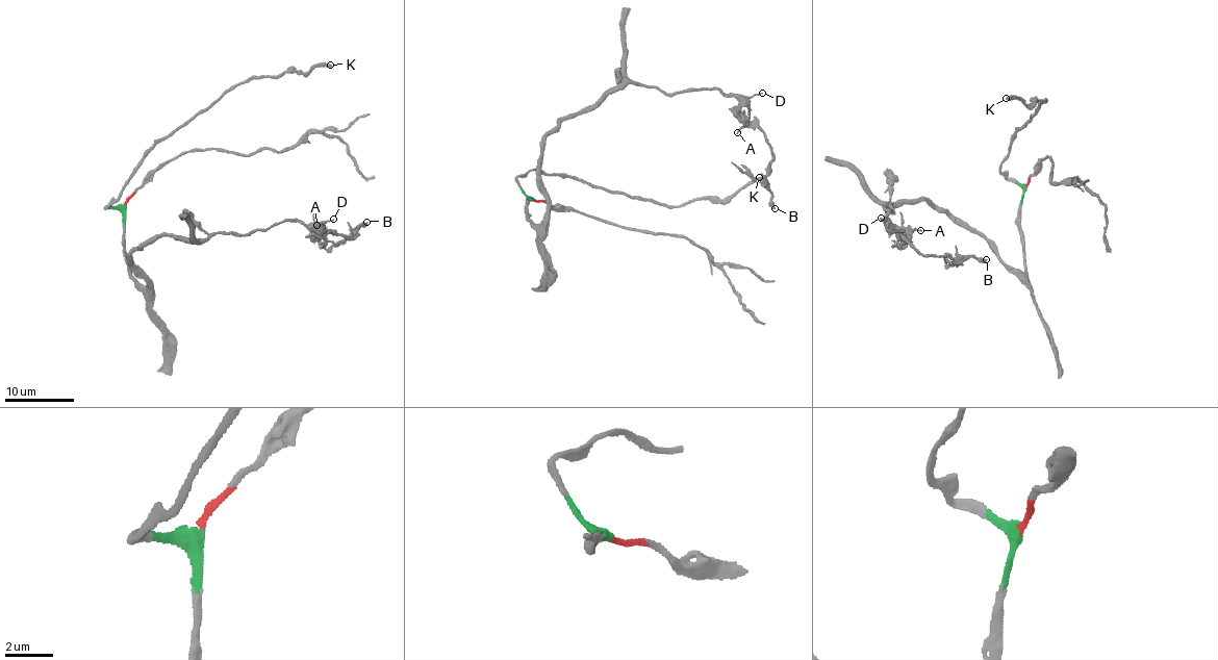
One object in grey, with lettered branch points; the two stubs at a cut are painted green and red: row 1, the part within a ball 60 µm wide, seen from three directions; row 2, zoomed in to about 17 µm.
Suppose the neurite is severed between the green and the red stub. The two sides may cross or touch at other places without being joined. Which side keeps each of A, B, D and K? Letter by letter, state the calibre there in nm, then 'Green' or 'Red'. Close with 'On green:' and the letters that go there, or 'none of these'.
A: Thickness 150 nm. Green
B: Thickness 340 nm. Green
D: Thickness 120 nm. Green
K: Thickness 320 nm. Green
On green: A, B, D, K

